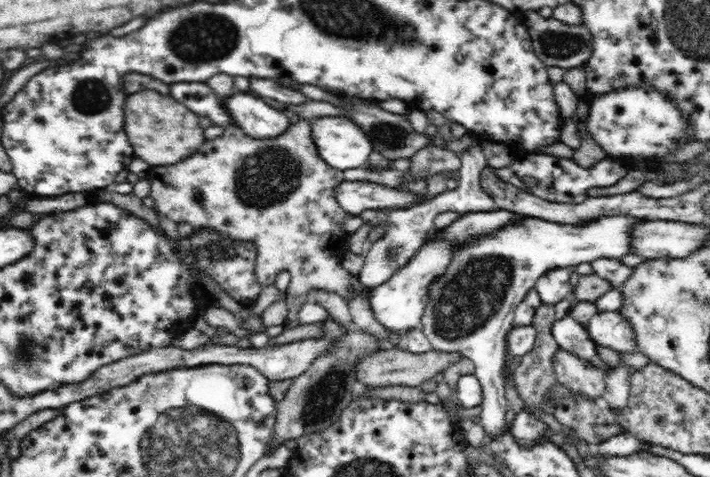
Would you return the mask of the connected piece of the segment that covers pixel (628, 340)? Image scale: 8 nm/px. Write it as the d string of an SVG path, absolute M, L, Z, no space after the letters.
M598 311L584 325L590 336L600 346L607 346L617 353L639 353L634 329L620 311Z

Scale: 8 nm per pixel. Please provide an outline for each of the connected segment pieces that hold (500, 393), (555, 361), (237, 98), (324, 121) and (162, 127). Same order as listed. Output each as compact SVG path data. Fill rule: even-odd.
M602 216L598 220L590 220L583 225L570 225L570 224L558 224L556 222L548 222L546 220L540 220L538 218L526 217L518 223L510 224L510 226L504 226L492 234L486 234L484 238L478 238L478 240L472 240L468 244L456 244L454 245L454 254L452 254L452 260L450 264L446 266L442 276L436 276L436 280L430 284L430 292L428 294L428 304L425 308L423 318L422 318L422 331L425 334L429 344L430 350L437 352L458 352L462 357L469 358L474 362L475 375L479 380L482 389L482 402L479 404L482 408L479 415L479 422L485 430L485 434L489 434L493 439L498 438L499 435L503 435L509 432L508 425L506 425L506 411L508 409L508 404L506 403L506 397L504 397L504 378L502 375L502 368L505 363L506 354L506 344L505 338L509 334L510 328L513 326L513 318L515 308L524 300L524 296L527 296L528 291L535 288L536 281L541 275L546 274L546 272L551 271L554 268L574 268L582 262L592 262L592 260L598 260L598 258L615 258L620 261L620 258L628 256L634 252L634 232L638 226L642 226L644 222L650 222L646 220L640 220L634 216Z
M563 348L558 349L552 358L552 367L559 384L579 396L602 399L606 392L605 371Z
M238 91L238 94L224 98L222 104L232 123L247 136L258 140L281 136L291 124L284 111L275 110L263 102L260 96L248 92Z
M346 117L312 119L309 121L309 137L317 155L341 172L348 168L364 168L374 150L364 131Z
M138 92L132 98L125 96L123 101L128 102L128 120L124 121L128 139L132 140L136 156L146 160L149 165L176 164L192 156L206 142L198 116L170 96L162 96L158 92Z

